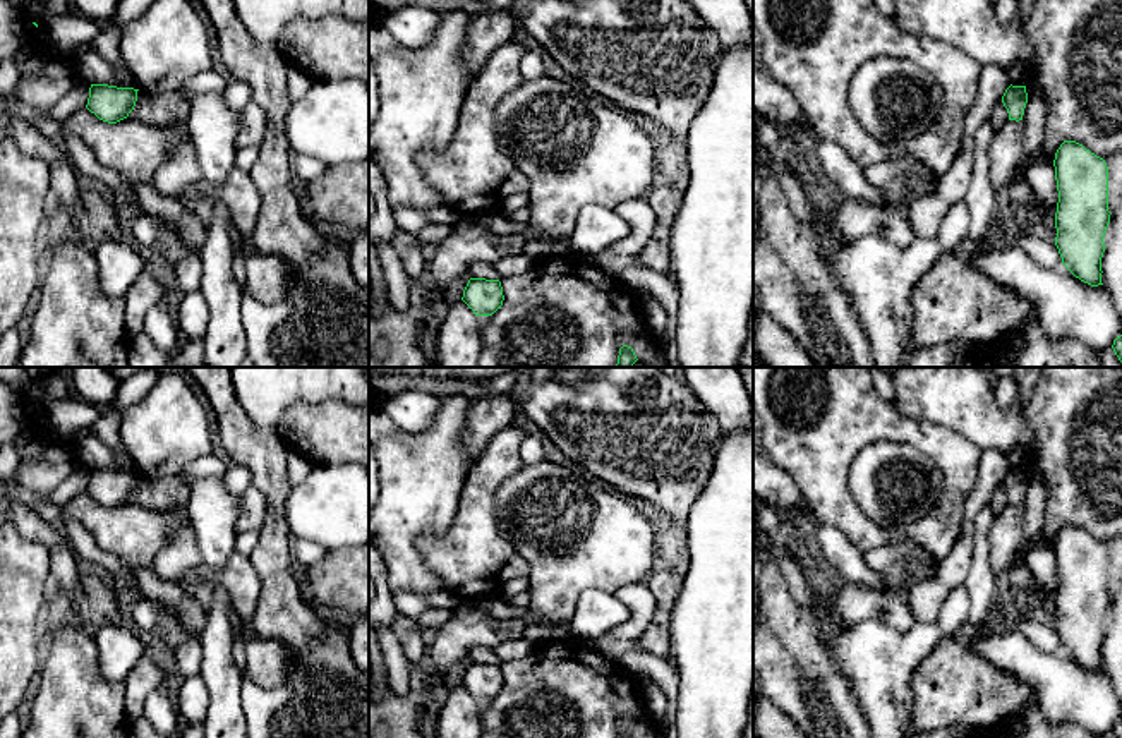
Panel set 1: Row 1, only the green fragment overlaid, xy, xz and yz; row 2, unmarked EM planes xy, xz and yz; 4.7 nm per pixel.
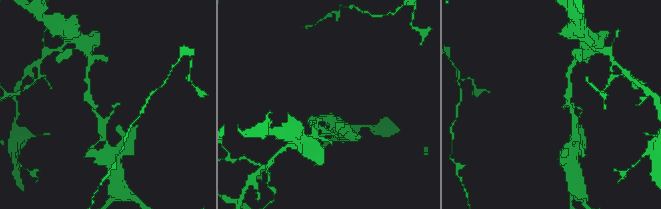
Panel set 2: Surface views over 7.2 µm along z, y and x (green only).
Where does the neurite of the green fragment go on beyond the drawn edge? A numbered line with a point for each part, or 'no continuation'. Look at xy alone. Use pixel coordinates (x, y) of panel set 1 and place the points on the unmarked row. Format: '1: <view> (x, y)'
no continuation

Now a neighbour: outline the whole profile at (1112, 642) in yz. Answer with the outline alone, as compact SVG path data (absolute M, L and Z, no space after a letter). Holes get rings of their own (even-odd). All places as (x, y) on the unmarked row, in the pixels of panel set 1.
M1122 578L1110 599L1112 620L1101 642L1105 671L1110 674L1113 688L1122 704Z

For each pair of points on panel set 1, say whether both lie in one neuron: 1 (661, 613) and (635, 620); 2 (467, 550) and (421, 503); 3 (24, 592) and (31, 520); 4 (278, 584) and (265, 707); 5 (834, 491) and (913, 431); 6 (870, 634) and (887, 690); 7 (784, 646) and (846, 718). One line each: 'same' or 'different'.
1: different
2: different
3: different
4: different
5: same
6: same
7: same

